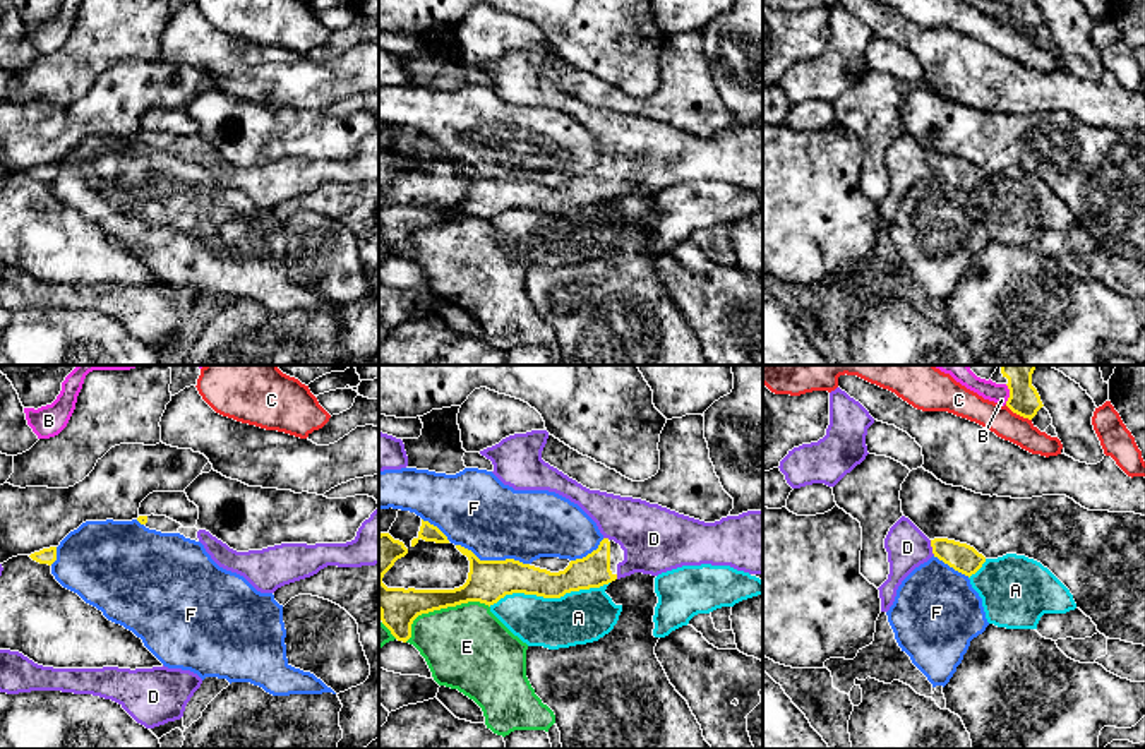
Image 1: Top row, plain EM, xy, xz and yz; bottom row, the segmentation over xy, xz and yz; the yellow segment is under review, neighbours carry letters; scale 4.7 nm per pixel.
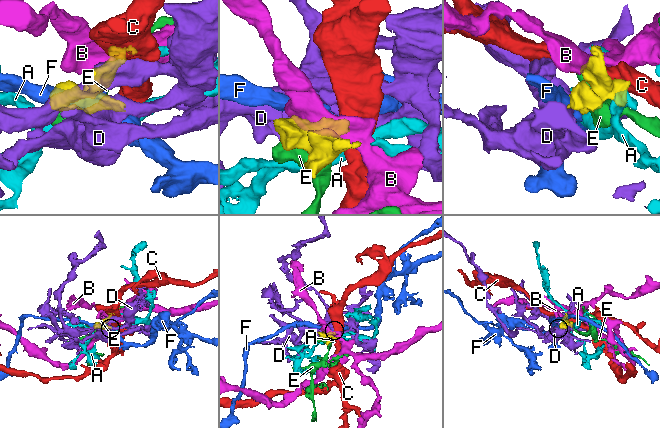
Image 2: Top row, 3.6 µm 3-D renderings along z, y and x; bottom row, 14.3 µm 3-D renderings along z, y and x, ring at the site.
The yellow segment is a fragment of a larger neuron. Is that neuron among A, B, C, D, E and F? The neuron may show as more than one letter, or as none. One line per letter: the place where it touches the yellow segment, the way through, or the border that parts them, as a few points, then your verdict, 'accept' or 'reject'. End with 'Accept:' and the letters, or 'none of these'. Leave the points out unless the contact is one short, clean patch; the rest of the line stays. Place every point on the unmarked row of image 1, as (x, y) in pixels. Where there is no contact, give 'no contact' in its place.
A: meets yellow in xz at (549, 213); reject
B: meets yellow in yz at (1010, 11); reject
C: meets yellow in yz at (1019, 29); border along yz (1005, 21), (1031, 36); reject
D: meets yellow in yz at (931, 161); accept
E: meets yellow in xz at (441, 223); reject
F: meets yellow in xz at (492, 177); reject
Accept: D

